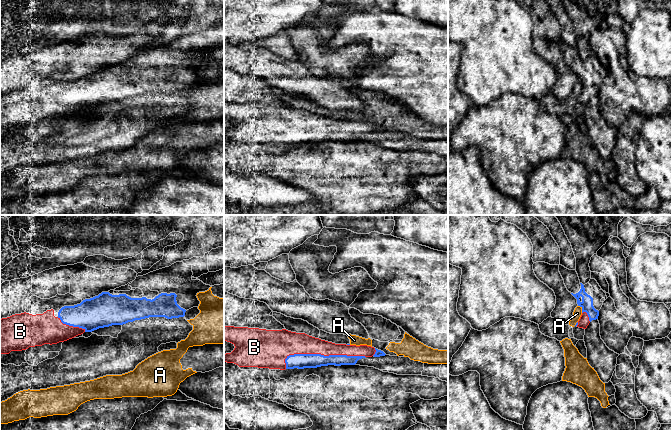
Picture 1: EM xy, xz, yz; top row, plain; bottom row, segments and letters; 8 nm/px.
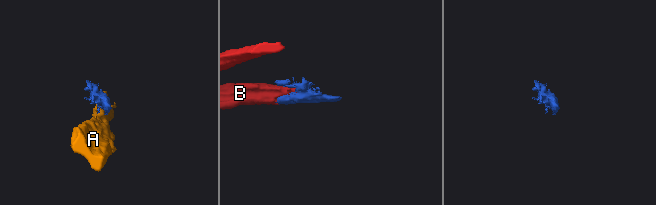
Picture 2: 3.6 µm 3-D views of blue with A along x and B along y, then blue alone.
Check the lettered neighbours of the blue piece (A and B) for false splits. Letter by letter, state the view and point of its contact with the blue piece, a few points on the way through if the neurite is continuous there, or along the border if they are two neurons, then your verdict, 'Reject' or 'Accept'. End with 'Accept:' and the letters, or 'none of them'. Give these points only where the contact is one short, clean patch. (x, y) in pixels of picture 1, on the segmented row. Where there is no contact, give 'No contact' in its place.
A: Touches blue at yz (582, 309). Reject
B: Touches blue at xz (323, 355). Accept
Accept: B

